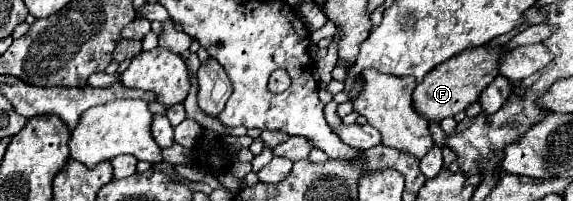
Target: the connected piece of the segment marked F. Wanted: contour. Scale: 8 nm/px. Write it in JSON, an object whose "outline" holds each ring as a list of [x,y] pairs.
{"outline":[[[481,47],[481,49],[465,49],[465,53],[459,53],[457,57],[451,57],[449,61],[437,65],[433,71],[427,73],[425,81],[421,81],[415,87],[413,103],[415,109],[427,117],[429,121],[441,121],[445,117],[455,117],[459,111],[465,111],[471,103],[475,103],[481,95],[481,91],[497,77],[497,65],[499,57],[503,57],[503,47]]]}

